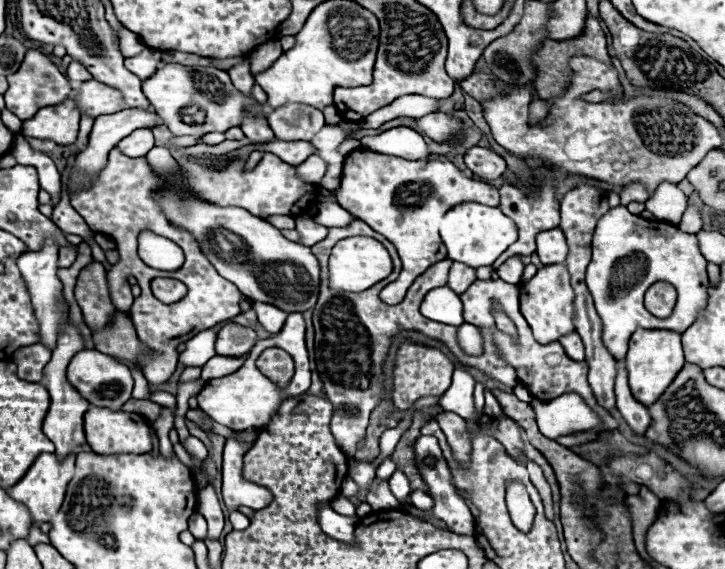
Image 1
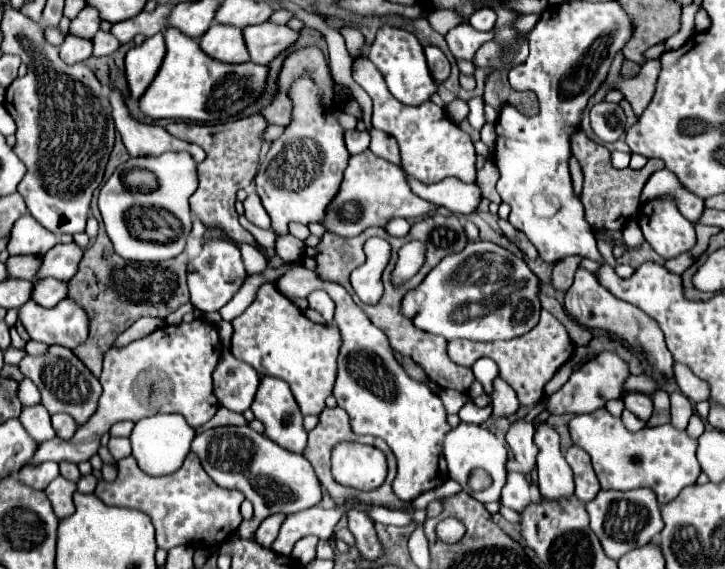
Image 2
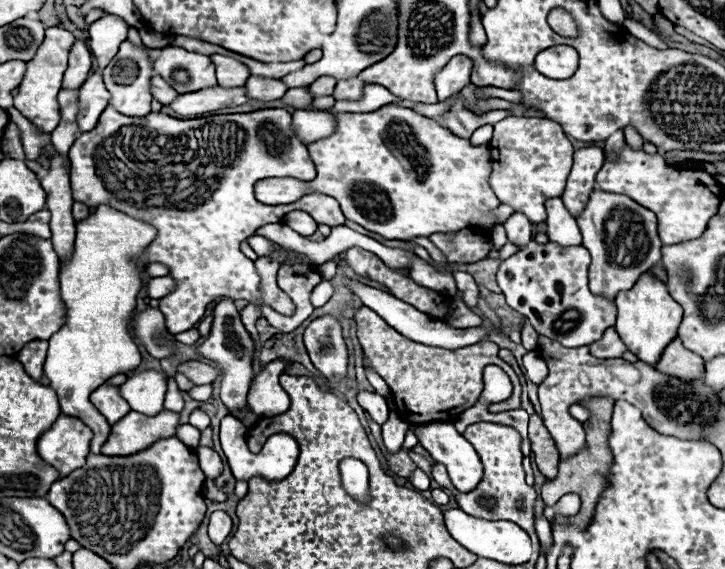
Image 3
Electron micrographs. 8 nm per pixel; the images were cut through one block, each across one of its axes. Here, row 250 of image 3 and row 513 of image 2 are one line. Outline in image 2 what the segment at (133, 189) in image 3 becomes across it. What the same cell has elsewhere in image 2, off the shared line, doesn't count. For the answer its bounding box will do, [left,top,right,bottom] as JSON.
[94,452,242,550]

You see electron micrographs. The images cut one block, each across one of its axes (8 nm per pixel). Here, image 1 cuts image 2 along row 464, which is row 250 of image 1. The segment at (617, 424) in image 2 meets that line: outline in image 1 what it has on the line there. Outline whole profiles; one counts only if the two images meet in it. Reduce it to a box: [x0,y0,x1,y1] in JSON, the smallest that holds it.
[586,206,708,360]

